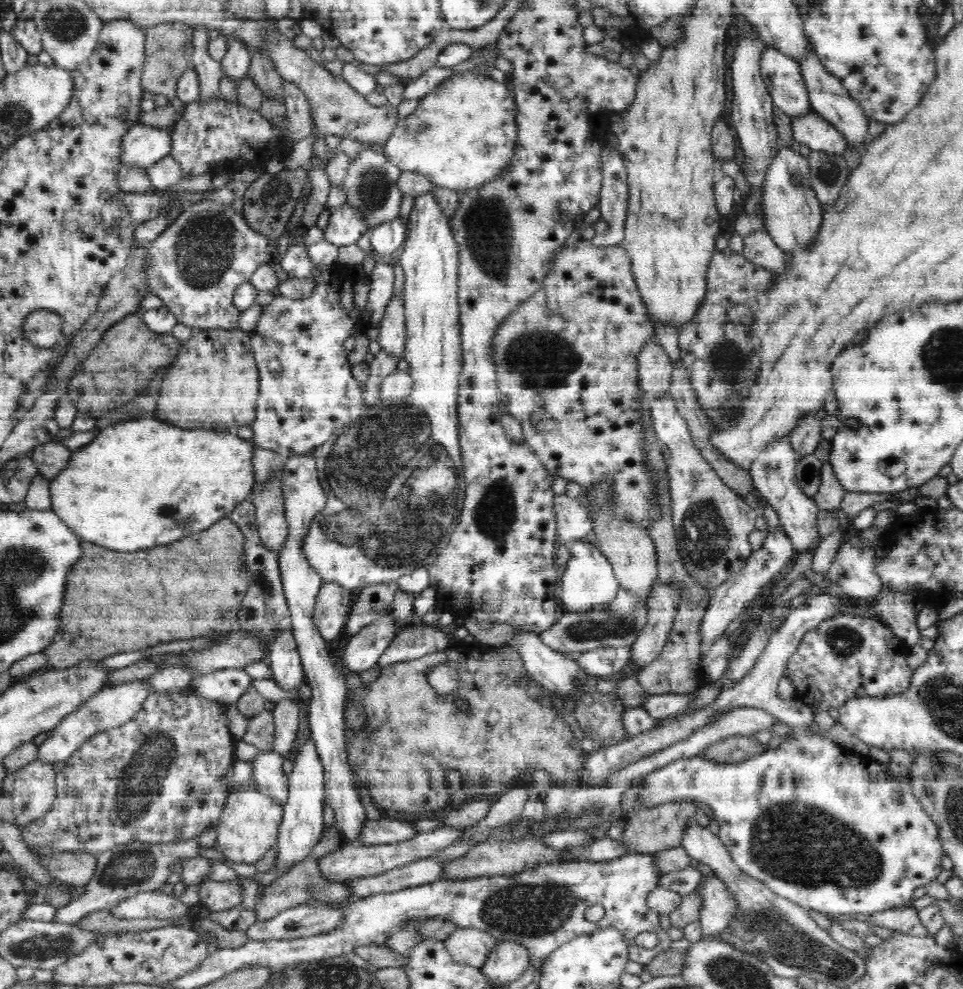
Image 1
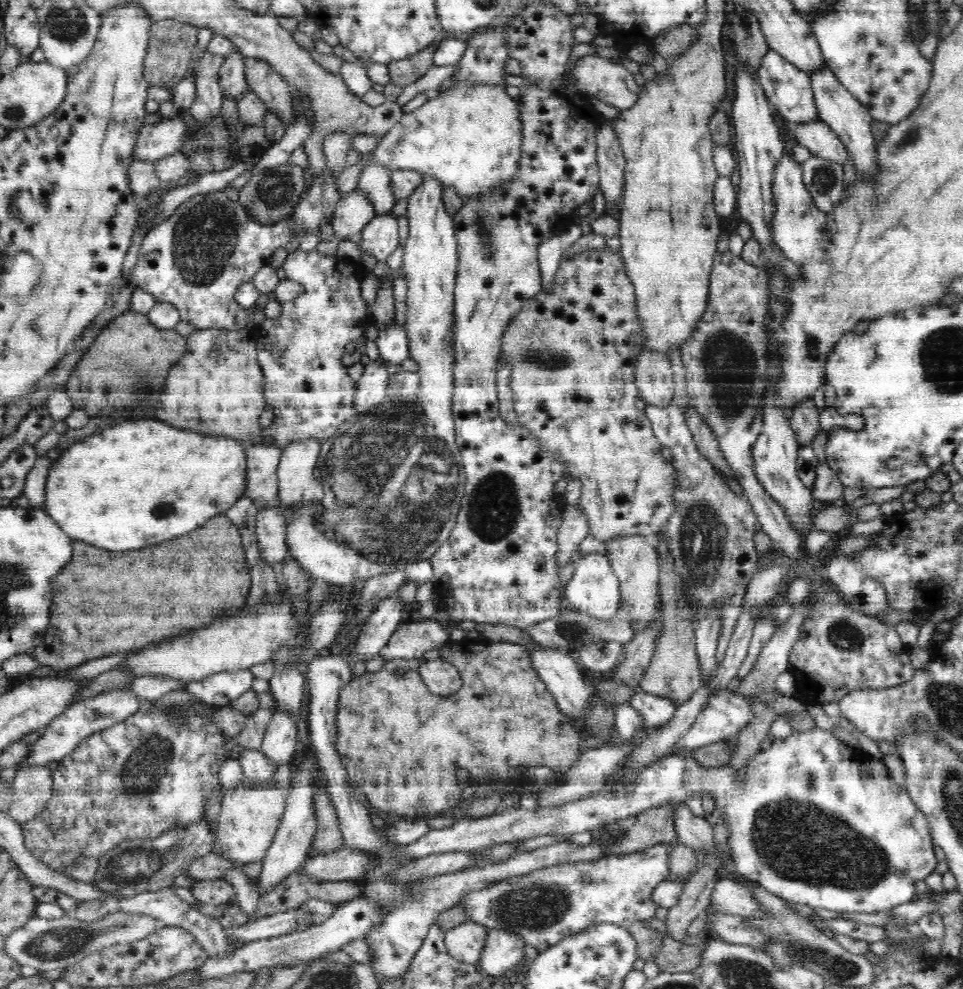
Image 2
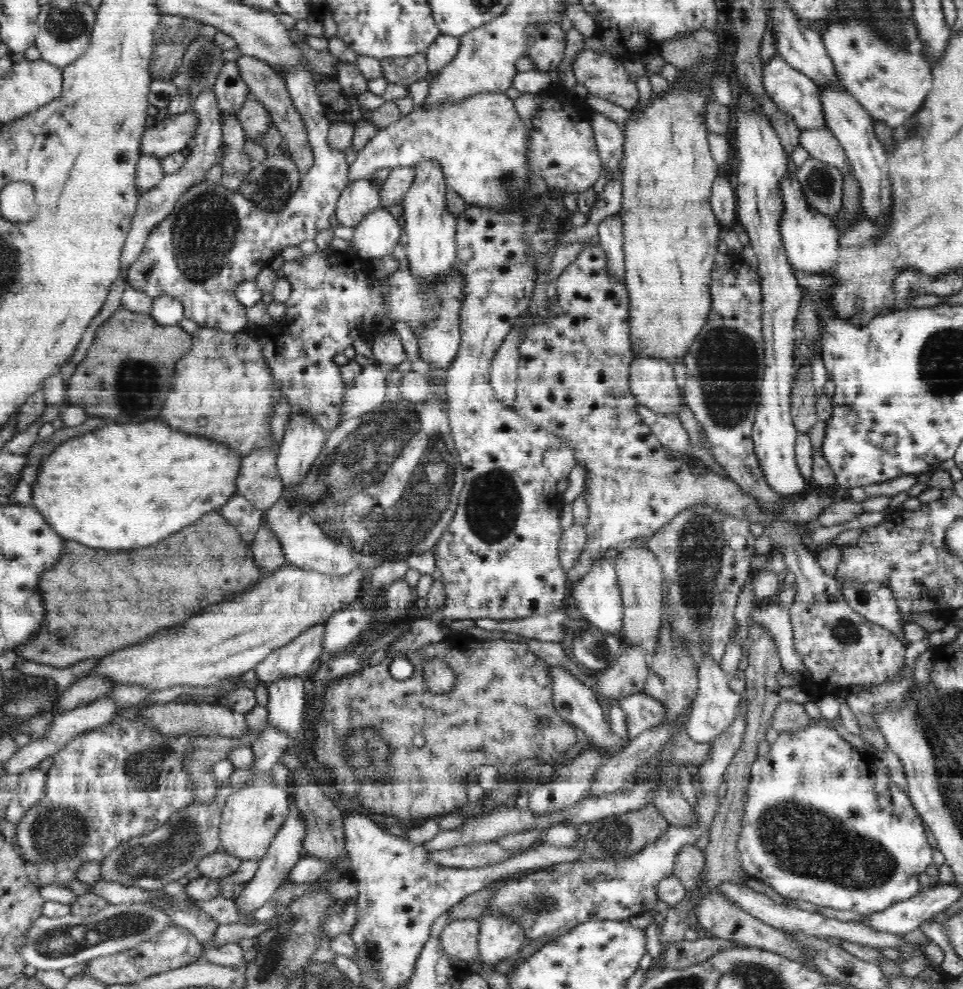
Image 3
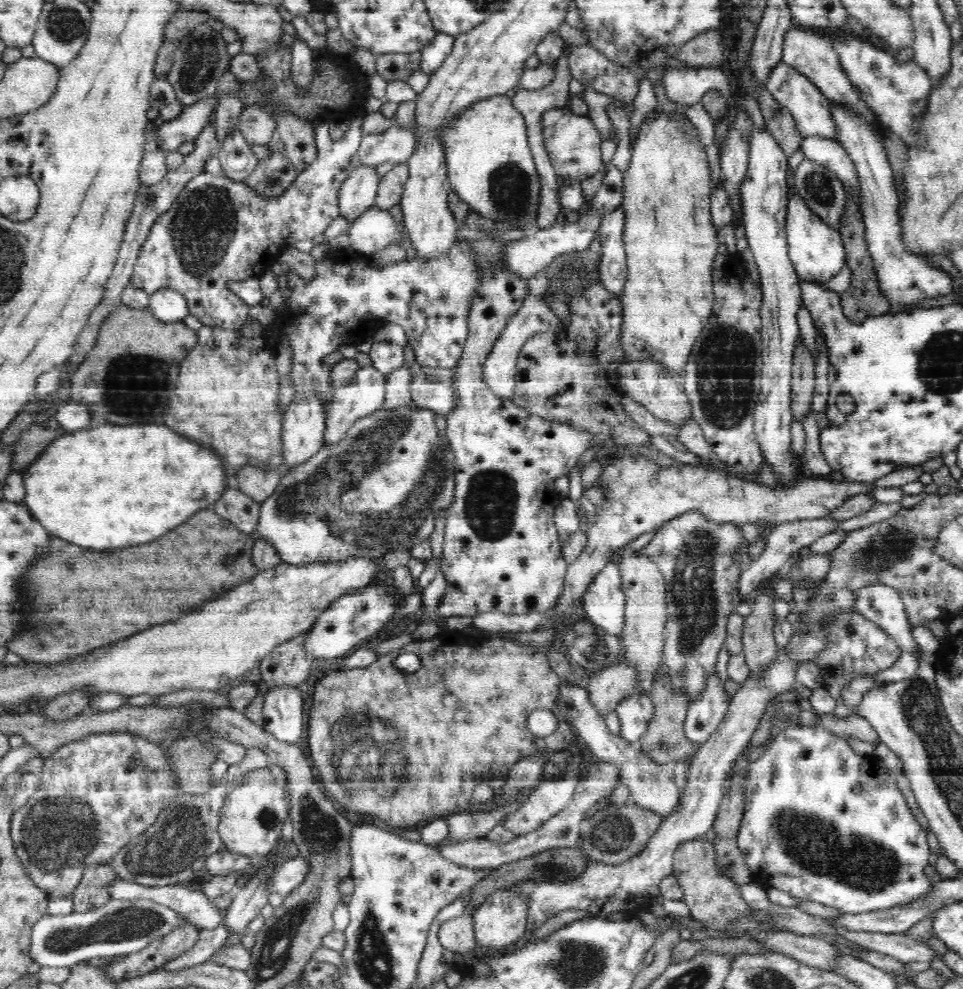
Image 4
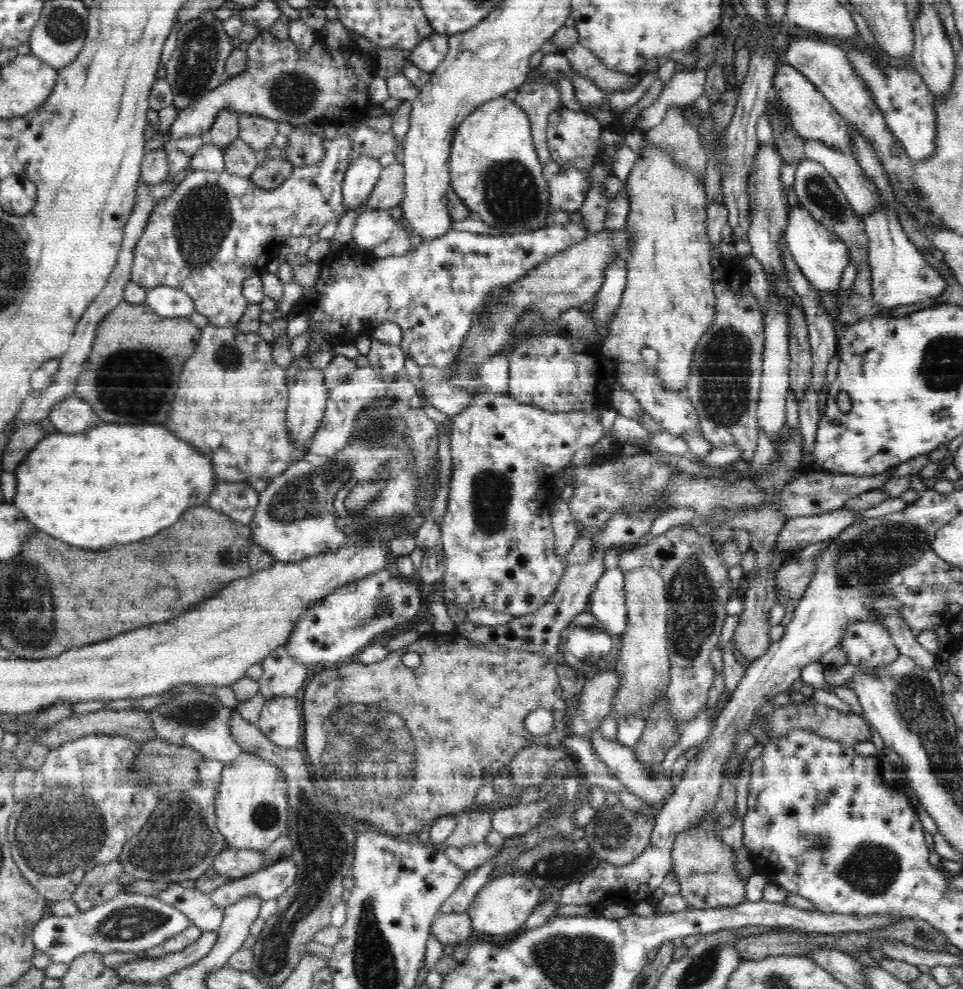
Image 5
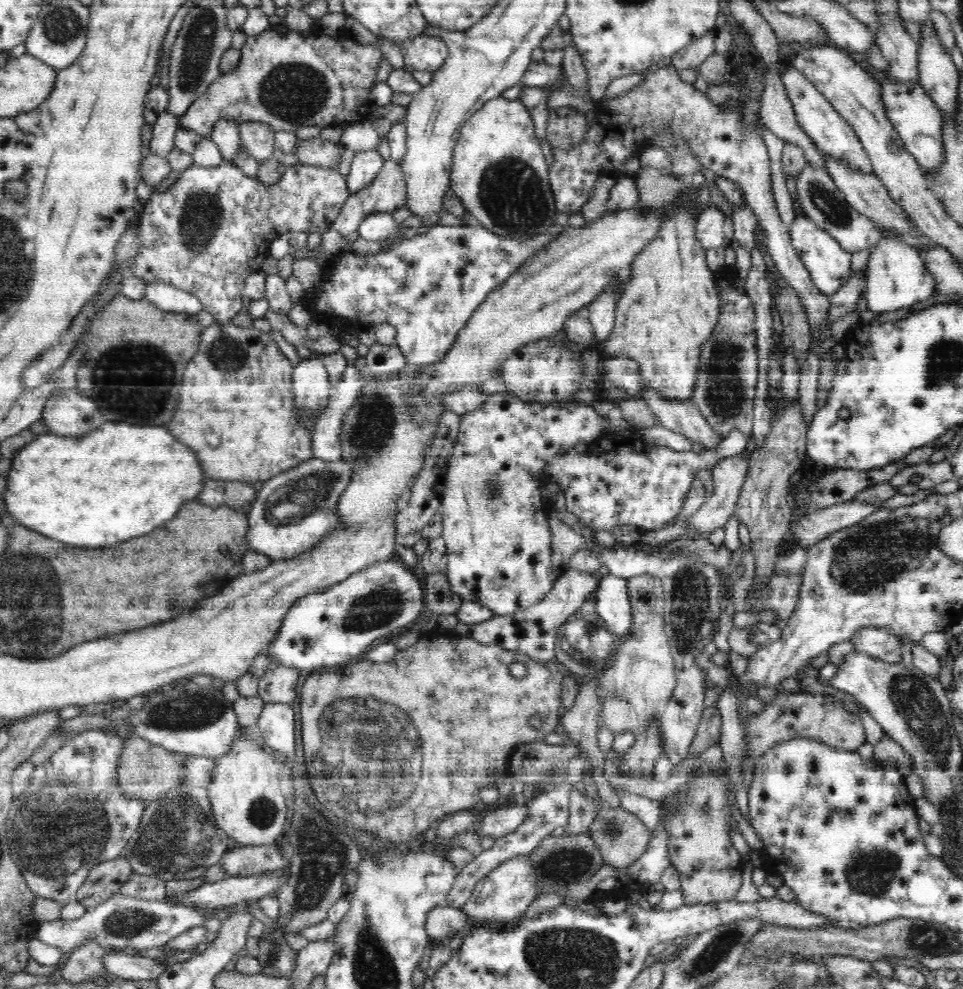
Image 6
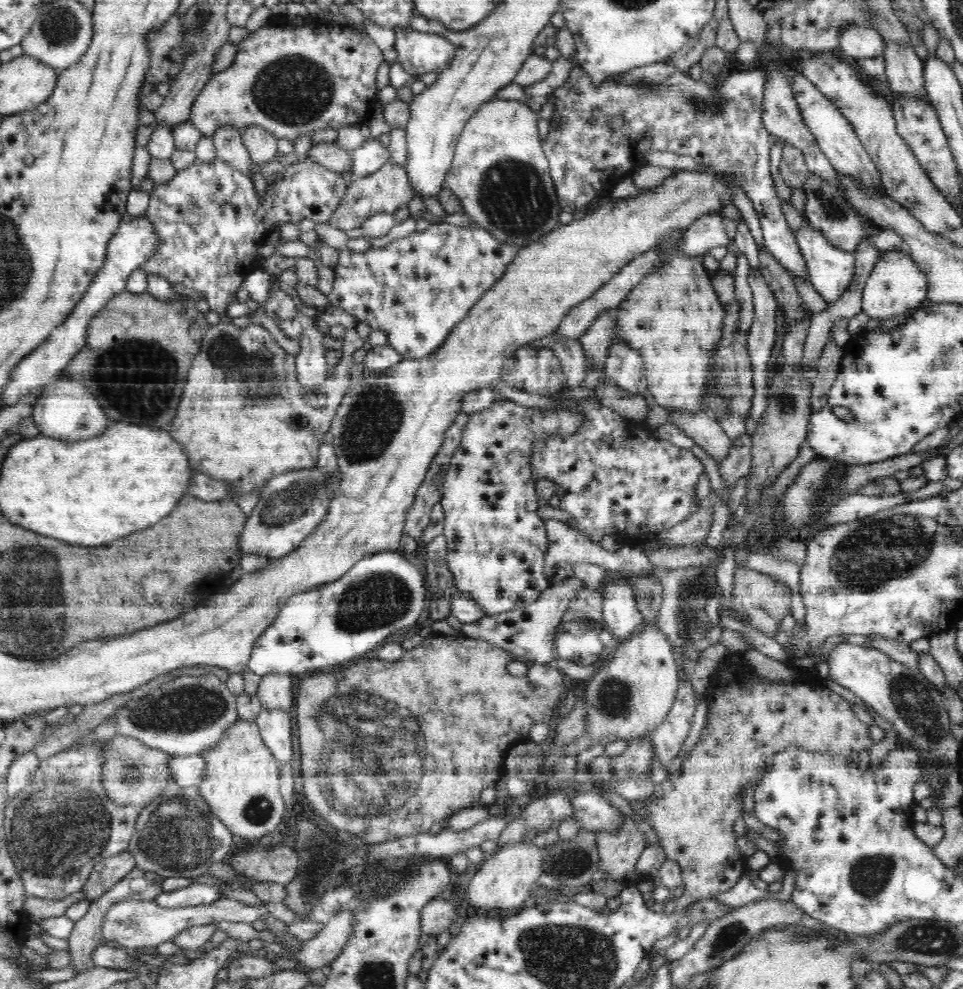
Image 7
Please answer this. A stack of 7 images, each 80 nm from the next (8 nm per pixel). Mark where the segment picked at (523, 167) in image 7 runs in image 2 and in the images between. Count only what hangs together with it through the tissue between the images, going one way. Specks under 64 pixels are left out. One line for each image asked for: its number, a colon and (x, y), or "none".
2: (467, 136)
3: (480, 142)
4: (490, 166)
5: (494, 168)
6: (499, 172)

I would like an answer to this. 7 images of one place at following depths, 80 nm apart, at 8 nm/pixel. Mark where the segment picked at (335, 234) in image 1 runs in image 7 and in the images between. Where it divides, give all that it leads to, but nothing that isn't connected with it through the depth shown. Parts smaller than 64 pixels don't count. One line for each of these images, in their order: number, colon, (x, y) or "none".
2: (353, 212)
3: (358, 199)
4: (358, 192)
5: (361, 176)
6: (365, 165)
7: (372, 155)

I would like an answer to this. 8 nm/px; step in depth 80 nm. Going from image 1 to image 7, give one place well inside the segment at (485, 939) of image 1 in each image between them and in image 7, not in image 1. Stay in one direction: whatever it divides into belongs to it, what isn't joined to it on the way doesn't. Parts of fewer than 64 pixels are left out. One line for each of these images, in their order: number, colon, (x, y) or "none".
2: (464, 942)
3: (459, 938)
4: (457, 935)
5: (450, 929)
6: (443, 922)
7: (436, 916)

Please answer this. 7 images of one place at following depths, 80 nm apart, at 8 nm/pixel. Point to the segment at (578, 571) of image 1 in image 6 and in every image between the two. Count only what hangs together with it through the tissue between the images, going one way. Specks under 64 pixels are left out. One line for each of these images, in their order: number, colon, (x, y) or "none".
2: (594, 589)
3: (598, 595)
4: (604, 601)
5: (607, 603)
6: (612, 603)

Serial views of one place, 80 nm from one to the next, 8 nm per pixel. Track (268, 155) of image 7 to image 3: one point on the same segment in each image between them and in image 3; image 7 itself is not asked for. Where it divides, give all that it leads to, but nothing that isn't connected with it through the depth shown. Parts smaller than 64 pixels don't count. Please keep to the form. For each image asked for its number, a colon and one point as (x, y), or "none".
3: (253, 116)
4: (257, 126)
5: (257, 131)
6: (257, 138)

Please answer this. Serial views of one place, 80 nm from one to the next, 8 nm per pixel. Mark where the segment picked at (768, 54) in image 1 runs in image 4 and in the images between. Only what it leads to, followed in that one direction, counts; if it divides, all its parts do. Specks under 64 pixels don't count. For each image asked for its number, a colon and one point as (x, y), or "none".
2: (787, 87)
3: (796, 94)
4: (795, 92)

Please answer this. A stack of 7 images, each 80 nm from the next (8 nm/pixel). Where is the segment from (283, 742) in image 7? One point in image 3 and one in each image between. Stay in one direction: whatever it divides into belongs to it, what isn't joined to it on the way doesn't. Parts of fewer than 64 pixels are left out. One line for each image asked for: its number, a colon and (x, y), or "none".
3: (286, 696)
4: (283, 709)
5: (279, 721)
6: (276, 726)

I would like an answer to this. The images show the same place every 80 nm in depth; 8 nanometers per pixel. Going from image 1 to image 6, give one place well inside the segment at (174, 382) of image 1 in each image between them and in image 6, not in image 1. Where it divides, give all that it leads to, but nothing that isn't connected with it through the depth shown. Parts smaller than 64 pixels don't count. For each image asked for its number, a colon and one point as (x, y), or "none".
2: (216, 387)
3: (223, 389)
4: (246, 422)
5: (231, 372)
6: (252, 405)

